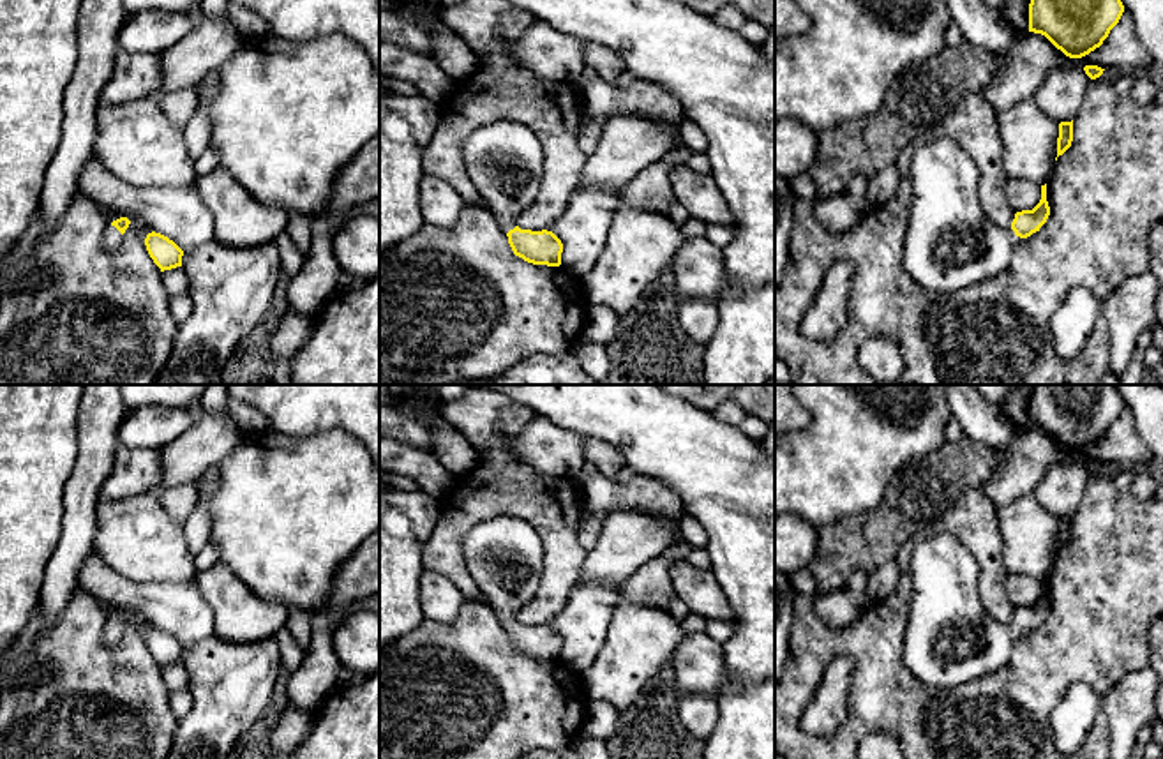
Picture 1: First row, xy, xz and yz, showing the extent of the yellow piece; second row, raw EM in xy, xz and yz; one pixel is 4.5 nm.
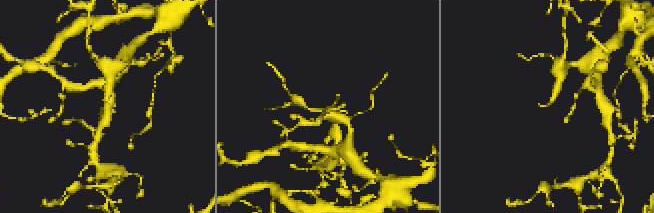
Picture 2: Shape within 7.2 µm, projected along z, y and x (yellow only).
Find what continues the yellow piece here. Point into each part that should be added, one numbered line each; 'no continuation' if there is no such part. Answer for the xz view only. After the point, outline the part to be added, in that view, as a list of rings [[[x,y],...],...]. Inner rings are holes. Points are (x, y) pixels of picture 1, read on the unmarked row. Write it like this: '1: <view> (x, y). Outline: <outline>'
1: xz (505, 556). Outline: [[[494,515],[464,535],[462,554],[501,627],[514,625],[542,581],[544,545],[535,528],[514,515]]]

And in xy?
1: xy (113, 634). Outline: [[[109,620],[104,627],[104,646],[109,650],[116,650],[122,641],[122,635],[124,630]]]

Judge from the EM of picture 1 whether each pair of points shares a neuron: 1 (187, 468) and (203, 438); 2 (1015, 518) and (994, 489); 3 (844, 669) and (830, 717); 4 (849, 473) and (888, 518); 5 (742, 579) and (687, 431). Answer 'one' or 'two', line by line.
1: one
2: two
3: one
4: two
5: one

